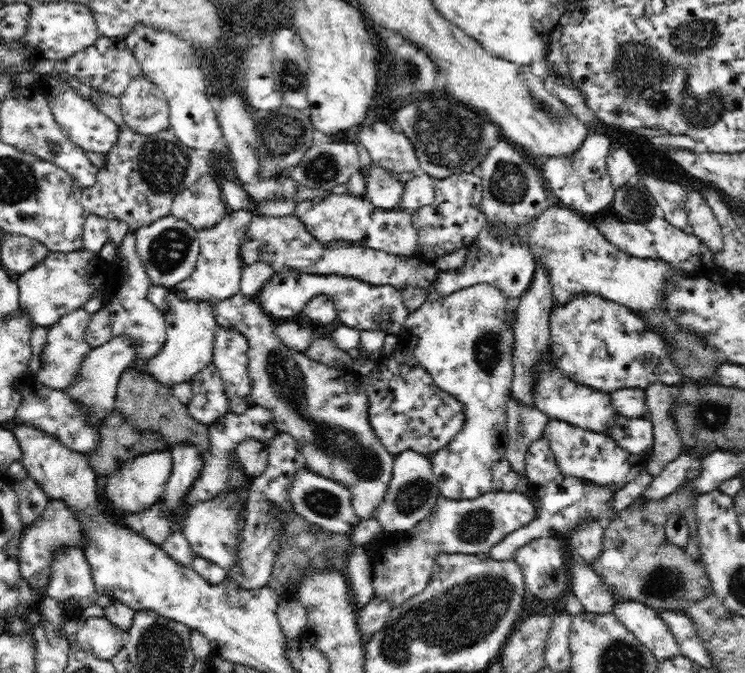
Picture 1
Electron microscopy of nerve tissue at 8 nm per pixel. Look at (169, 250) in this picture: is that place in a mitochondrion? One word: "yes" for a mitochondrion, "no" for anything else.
yes

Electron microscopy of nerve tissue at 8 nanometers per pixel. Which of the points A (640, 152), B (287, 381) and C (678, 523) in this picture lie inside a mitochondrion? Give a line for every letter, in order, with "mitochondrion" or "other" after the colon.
A: other
B: mitochondrion
C: other

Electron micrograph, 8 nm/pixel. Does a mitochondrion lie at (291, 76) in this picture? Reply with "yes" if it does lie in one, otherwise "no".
yes

